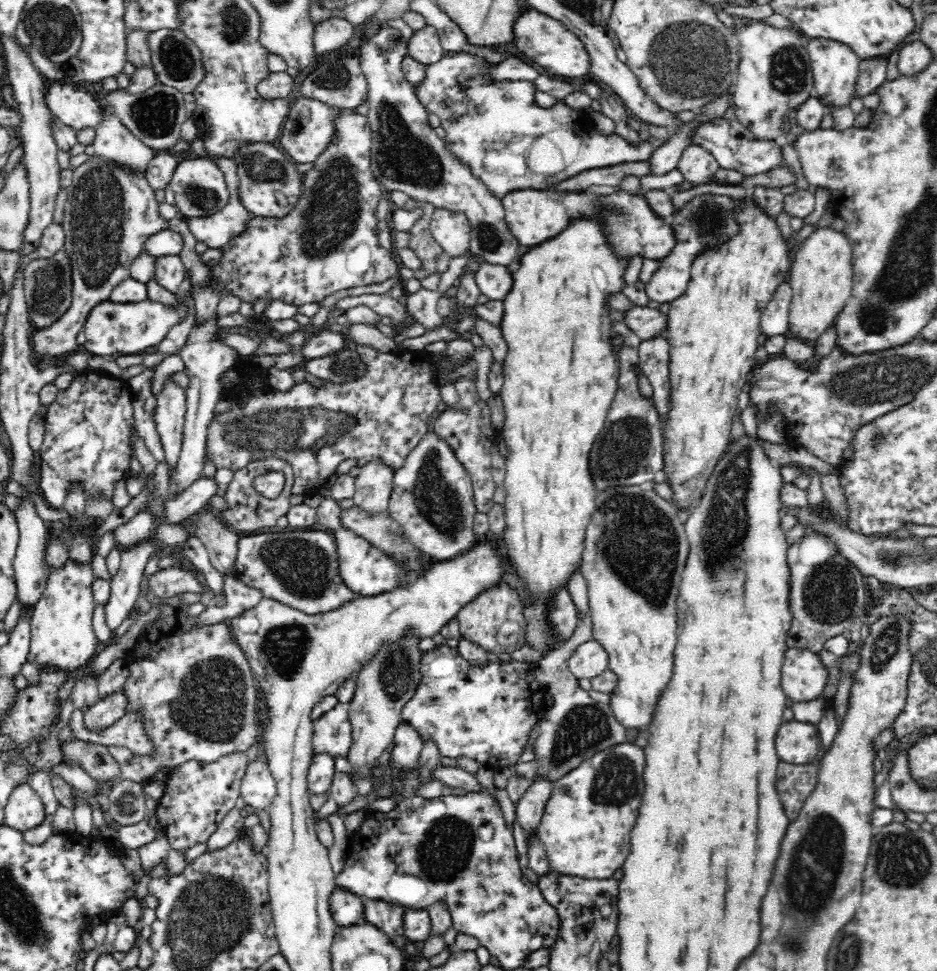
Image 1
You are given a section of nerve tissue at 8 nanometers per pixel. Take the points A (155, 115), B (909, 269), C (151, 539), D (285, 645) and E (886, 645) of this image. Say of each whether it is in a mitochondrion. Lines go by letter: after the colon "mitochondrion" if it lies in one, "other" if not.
A: mitochondrion
B: mitochondrion
C: other
D: mitochondrion
E: mitochondrion

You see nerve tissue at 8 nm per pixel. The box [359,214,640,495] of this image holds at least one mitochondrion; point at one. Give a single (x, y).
(489, 239)

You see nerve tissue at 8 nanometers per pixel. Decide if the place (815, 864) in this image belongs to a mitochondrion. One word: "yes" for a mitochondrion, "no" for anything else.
yes

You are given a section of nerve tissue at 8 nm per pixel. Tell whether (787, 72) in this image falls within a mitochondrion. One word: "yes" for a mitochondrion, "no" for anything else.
yes

